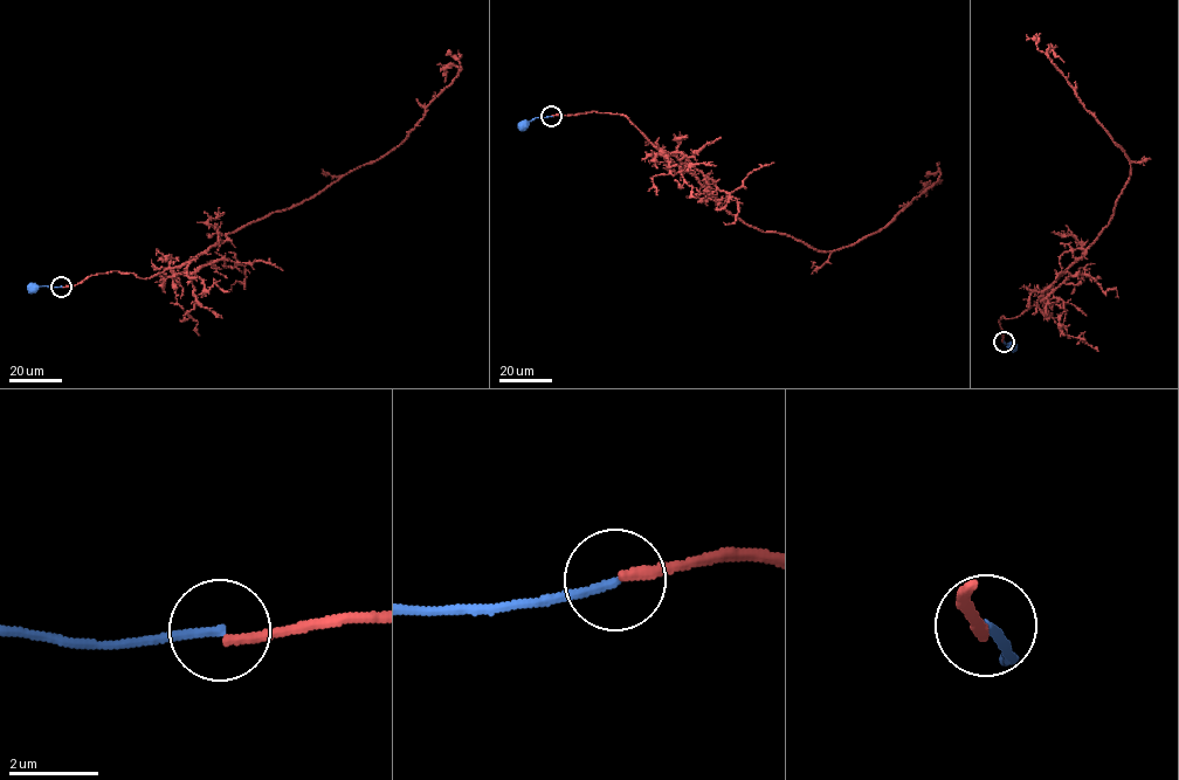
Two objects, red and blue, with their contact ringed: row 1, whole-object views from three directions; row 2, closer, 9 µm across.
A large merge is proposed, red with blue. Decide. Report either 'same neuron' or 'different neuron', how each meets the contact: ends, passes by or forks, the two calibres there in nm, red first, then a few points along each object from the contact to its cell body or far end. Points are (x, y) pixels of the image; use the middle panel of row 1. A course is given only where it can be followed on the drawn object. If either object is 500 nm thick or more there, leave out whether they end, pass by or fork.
different neuron | red ends | blue ends | 240/190 nm | red via (552, 116), (622, 115), (725, 209), (816, 249), (831, 252), (883, 228), (939, 181), (925, 195) | blue via (551, 116), (536, 118), (523, 125)

